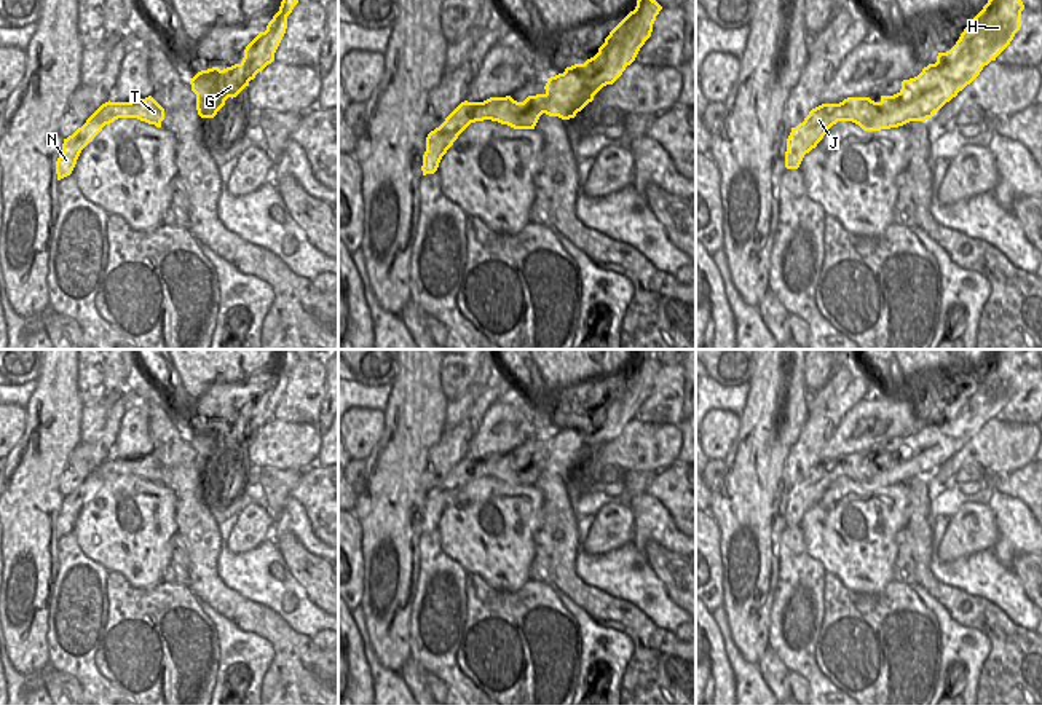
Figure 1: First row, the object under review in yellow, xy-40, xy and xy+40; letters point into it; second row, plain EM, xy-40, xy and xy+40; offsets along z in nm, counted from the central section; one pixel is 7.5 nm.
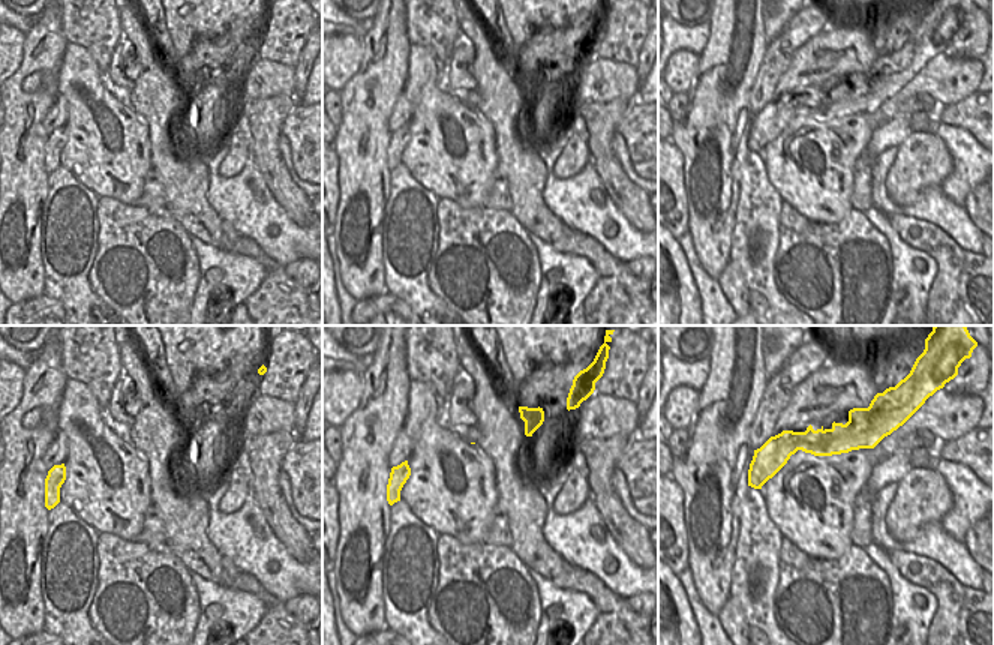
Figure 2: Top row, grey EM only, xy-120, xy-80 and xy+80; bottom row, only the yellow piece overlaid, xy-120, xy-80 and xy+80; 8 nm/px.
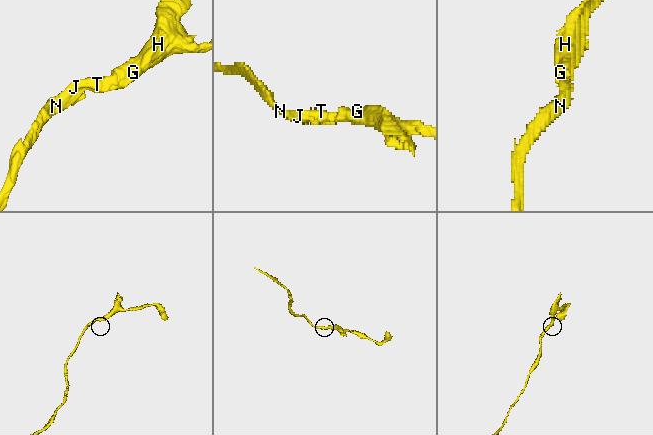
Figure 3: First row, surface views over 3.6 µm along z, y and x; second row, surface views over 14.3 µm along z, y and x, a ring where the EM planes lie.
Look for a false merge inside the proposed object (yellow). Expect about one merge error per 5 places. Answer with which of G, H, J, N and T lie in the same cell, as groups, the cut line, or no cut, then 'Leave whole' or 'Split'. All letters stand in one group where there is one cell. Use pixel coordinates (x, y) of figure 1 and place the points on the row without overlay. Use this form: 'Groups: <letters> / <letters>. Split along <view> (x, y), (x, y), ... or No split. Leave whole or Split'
Groups: G H J N T. No split. Leave whole.

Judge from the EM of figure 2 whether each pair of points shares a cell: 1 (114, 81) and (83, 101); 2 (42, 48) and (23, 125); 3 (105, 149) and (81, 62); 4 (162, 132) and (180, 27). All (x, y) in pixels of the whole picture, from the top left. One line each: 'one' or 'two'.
1: two
2: one
3: one
4: two

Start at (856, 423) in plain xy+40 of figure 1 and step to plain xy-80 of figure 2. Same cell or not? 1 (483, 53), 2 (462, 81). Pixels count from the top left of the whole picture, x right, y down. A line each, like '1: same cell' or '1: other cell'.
1: other cell
2: same cell

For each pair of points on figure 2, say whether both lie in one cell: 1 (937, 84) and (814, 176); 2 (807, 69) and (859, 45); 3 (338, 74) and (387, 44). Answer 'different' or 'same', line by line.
1: same
2: same
3: different

